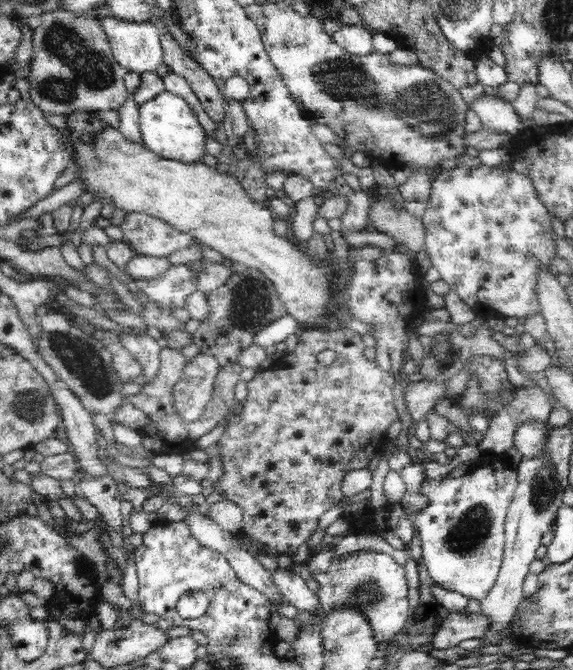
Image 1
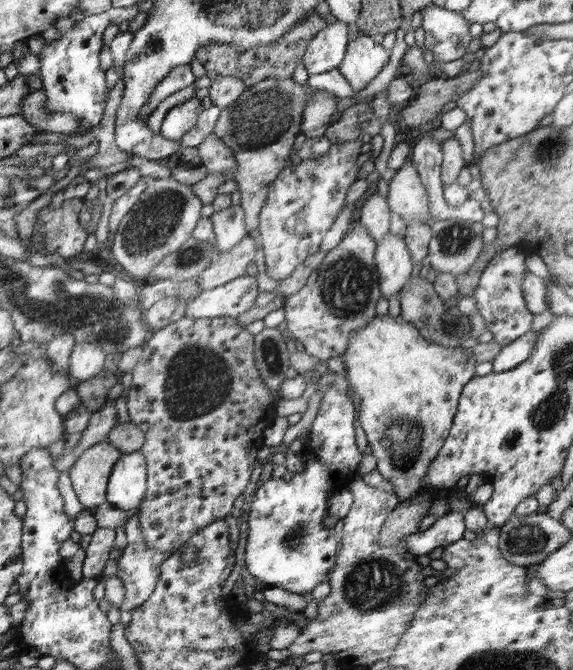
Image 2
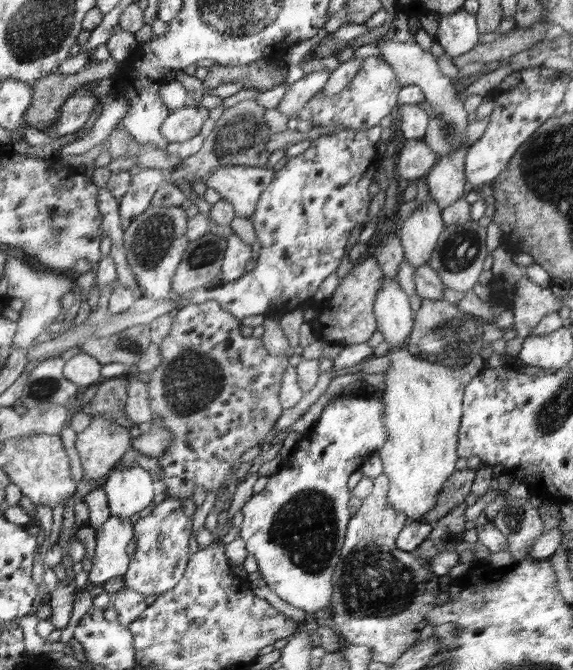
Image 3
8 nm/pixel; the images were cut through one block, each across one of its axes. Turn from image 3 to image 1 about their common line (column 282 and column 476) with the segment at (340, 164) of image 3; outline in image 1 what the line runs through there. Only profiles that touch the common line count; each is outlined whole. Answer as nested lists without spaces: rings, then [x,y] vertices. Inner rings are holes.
[[[482,164],[478,168],[454,168],[452,172],[436,176],[430,198],[425,203],[421,222],[426,230],[424,240],[429,260],[440,270],[441,278],[451,286],[450,290],[455,291],[476,316],[484,319],[497,316],[525,319],[539,312],[538,270],[549,267],[557,257],[554,249],[557,234],[552,227],[551,215],[529,176],[512,172],[509,165],[492,168]]]

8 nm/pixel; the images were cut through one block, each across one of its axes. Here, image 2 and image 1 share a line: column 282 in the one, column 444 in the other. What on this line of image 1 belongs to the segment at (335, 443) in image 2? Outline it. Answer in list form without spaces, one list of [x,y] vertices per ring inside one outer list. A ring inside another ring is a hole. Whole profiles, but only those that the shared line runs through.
[[[492,454],[476,460],[470,470],[458,478],[430,479],[426,476],[421,481],[420,494],[428,499],[428,503],[416,518],[412,518],[411,525],[420,532],[423,561],[435,584],[469,599],[482,601],[488,596],[503,561],[505,518],[517,484],[516,468],[510,468],[501,455]]]

